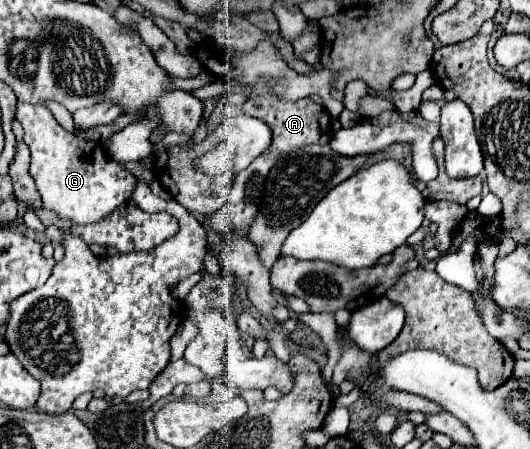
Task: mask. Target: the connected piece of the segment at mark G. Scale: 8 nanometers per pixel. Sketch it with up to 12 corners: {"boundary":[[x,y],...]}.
{"boundary":[[18,102],[44,208],[74,224],[130,200],[104,142]]}

